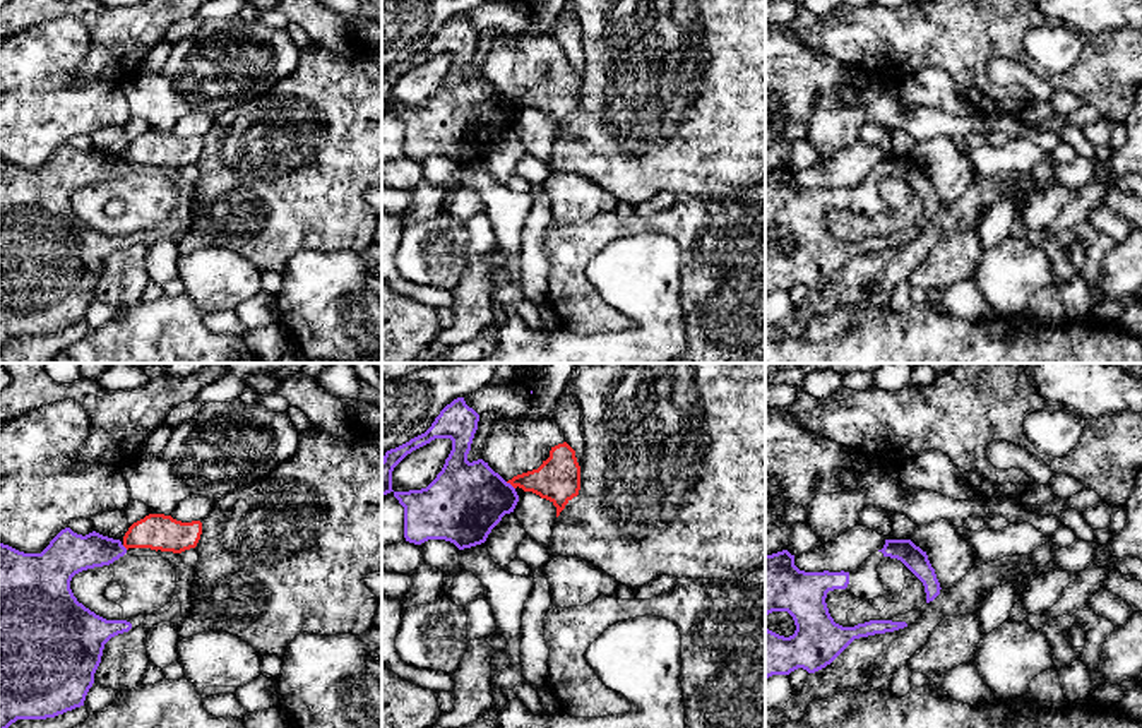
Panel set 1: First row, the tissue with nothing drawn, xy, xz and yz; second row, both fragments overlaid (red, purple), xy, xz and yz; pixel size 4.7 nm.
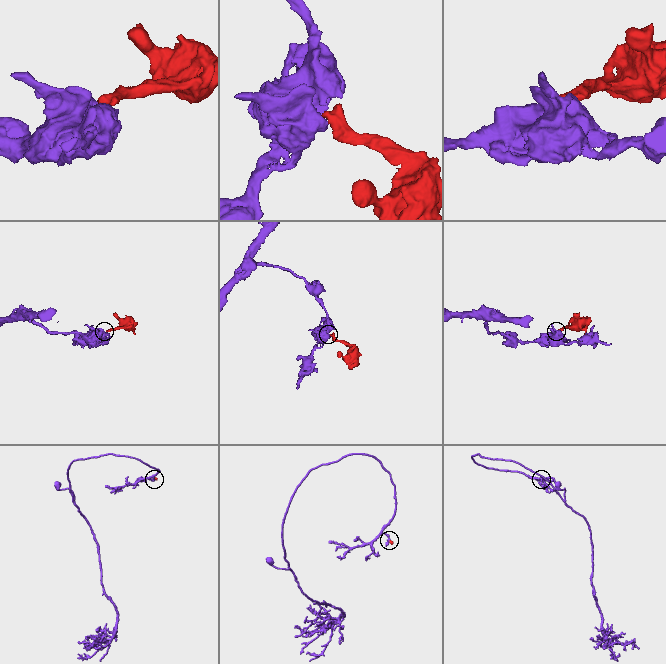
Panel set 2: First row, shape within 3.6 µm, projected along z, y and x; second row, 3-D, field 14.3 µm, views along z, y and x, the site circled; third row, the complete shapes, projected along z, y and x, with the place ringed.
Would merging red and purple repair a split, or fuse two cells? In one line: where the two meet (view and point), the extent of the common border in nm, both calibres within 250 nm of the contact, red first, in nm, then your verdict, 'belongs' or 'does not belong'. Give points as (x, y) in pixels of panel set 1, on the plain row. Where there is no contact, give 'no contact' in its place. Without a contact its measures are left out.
contact xz (511, 100); length 60 nm; calibres 200 and 360 nm; does not belong

